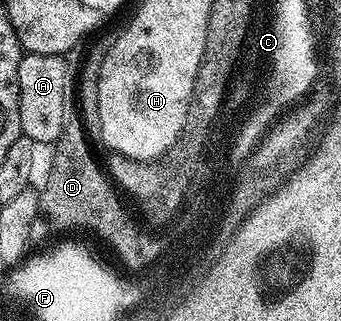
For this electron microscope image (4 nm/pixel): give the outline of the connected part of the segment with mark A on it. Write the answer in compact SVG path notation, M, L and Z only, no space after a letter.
M25 53L16 72L18 88L18 112L21 135L35 144L55 143L62 132L62 112L70 105L68 98L68 66L59 54Z

